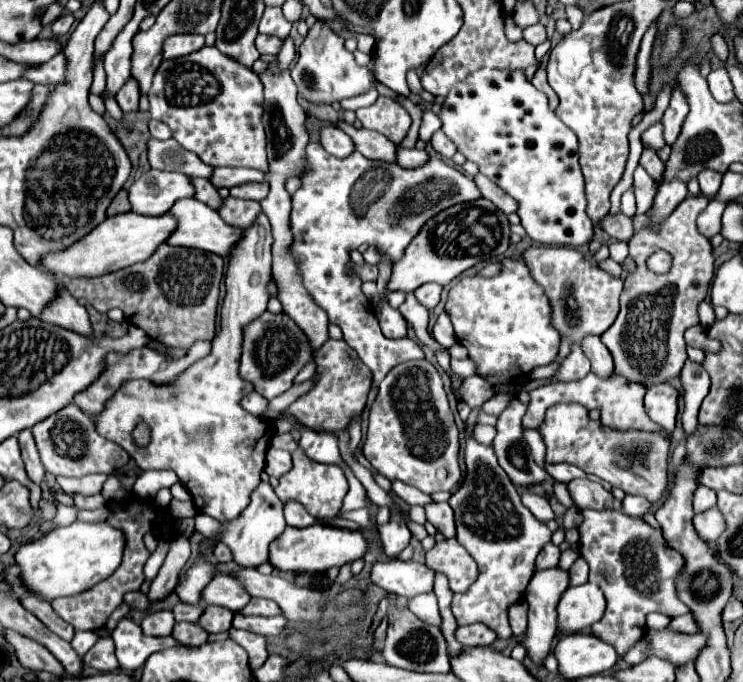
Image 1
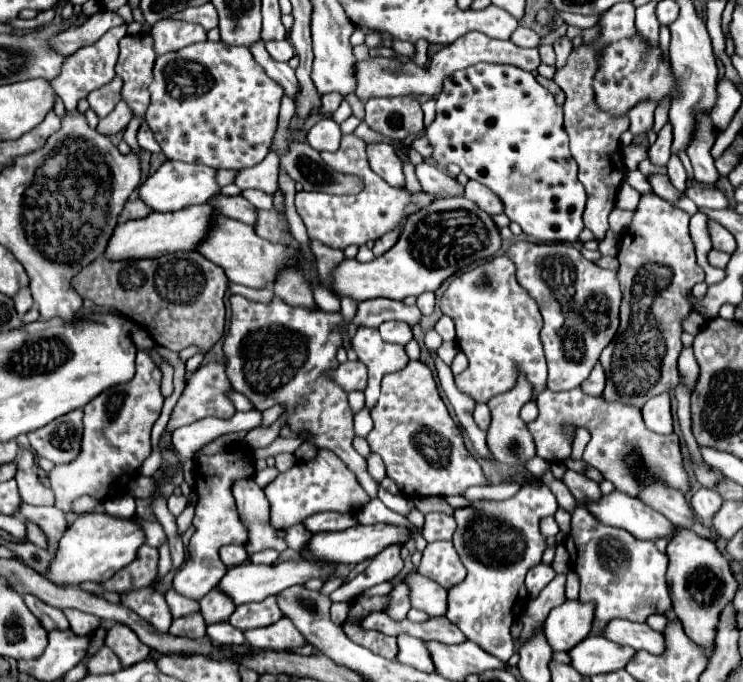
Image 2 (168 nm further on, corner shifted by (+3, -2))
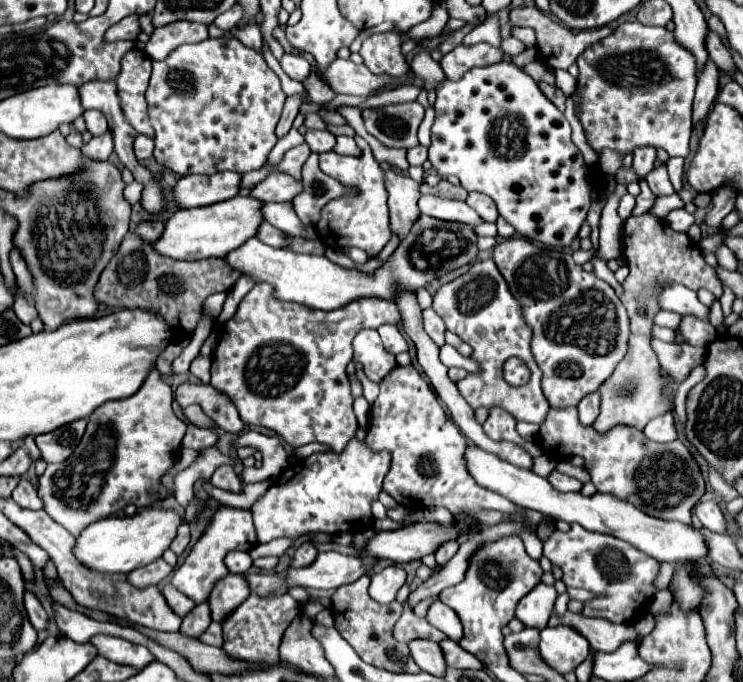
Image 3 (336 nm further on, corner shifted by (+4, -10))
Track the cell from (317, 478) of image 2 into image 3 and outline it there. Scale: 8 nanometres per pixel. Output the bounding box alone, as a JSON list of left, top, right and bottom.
[252,438,390,542]

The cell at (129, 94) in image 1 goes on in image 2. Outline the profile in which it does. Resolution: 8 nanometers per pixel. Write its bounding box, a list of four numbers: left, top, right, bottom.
[97,100,133,134]

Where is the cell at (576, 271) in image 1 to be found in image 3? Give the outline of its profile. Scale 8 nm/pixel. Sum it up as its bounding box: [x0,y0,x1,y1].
[494,236,630,408]

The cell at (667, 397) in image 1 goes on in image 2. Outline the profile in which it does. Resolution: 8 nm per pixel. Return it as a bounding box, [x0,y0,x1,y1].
[643,394,673,434]

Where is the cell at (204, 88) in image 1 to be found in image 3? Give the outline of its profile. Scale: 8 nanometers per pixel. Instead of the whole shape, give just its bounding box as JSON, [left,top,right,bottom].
[146,36,286,176]

